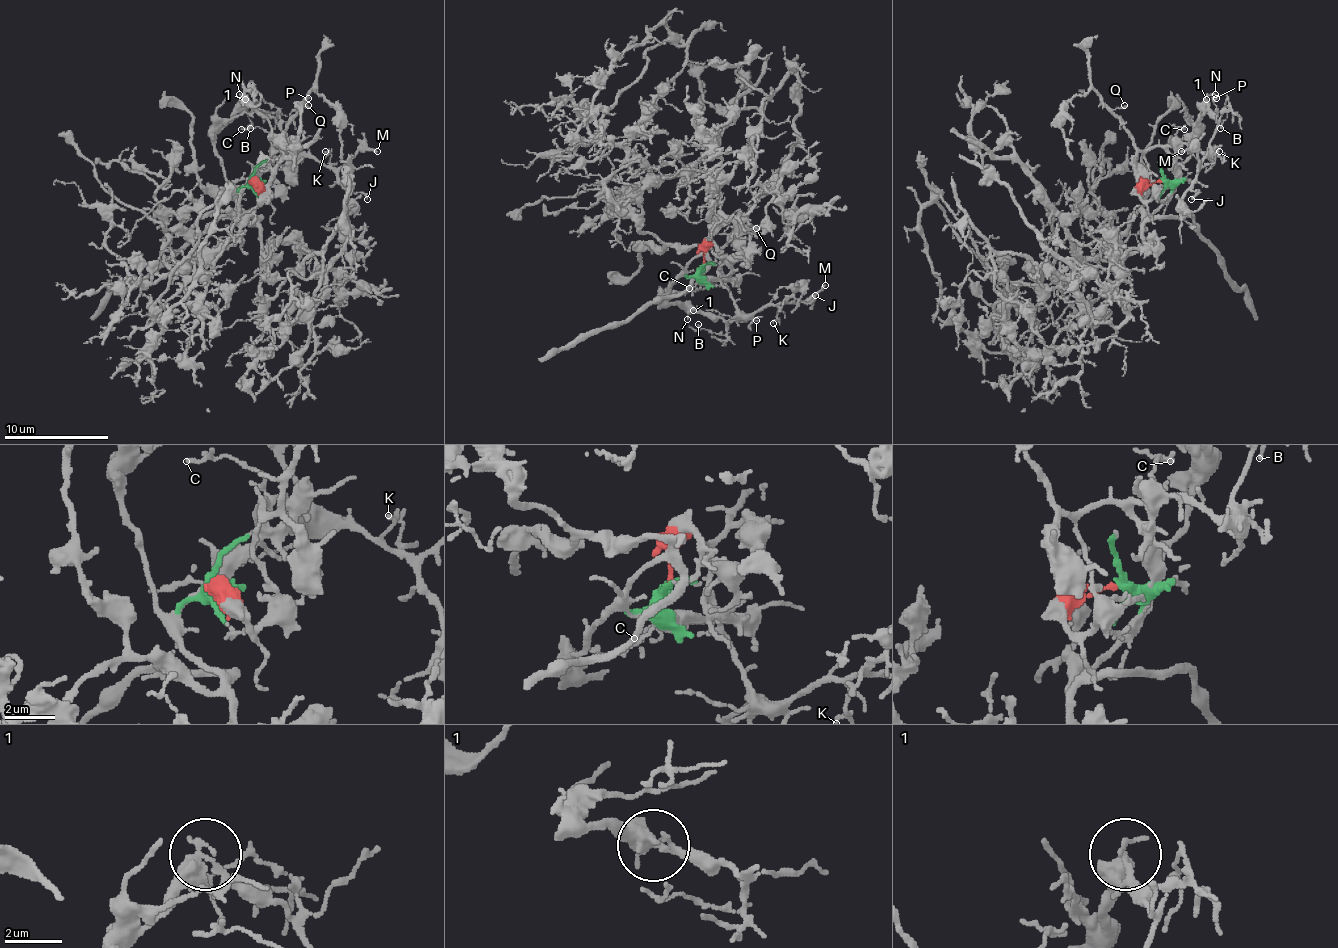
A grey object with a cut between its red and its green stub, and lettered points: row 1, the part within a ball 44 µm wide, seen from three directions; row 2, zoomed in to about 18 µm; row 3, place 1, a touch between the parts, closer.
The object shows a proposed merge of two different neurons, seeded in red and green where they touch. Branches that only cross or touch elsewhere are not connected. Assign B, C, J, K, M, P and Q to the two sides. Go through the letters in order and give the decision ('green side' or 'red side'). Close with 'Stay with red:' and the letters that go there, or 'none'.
B: red side
C: red side
J: red side
K: red side
M: red side
P: red side
Q: red side
Stay with red: B, C, J, K, M, P, Q

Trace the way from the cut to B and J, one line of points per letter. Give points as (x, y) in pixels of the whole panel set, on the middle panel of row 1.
B: (704, 266), (712, 245), (725, 258), (720, 247), (720, 274), (738, 313), (714, 331), (696, 331), (699, 324)
J: (704, 266), (714, 245), (725, 258), (720, 247), (725, 287), (741, 310), (814, 295)

